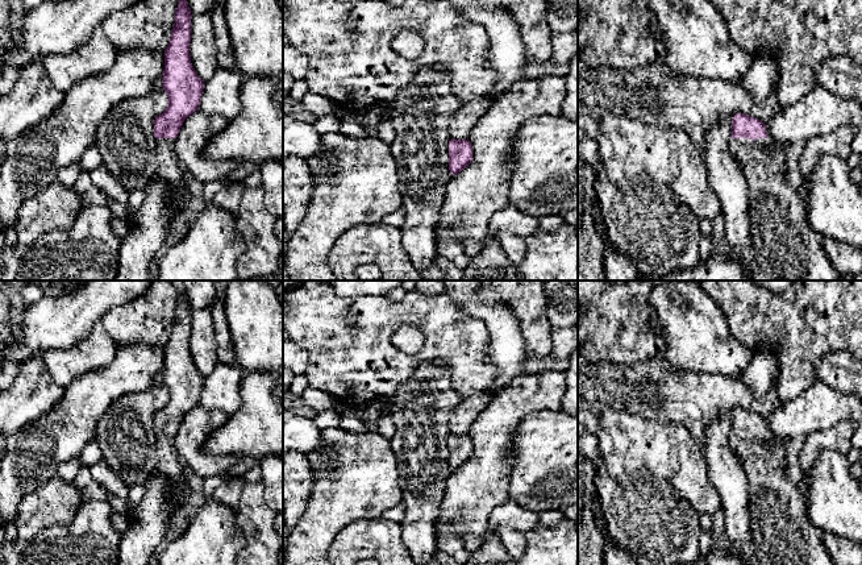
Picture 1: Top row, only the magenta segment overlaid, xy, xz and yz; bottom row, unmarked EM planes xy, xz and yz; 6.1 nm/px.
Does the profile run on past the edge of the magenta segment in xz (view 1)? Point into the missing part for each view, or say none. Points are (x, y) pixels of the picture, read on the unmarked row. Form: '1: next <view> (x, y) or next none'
1: next none

